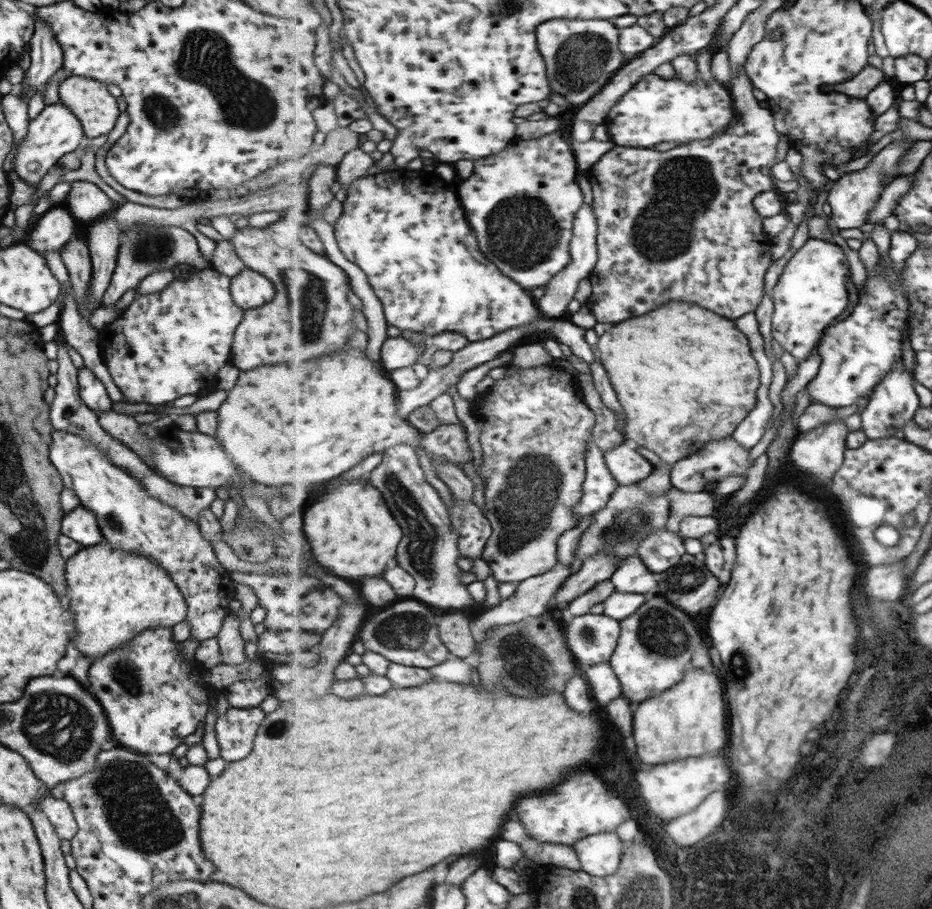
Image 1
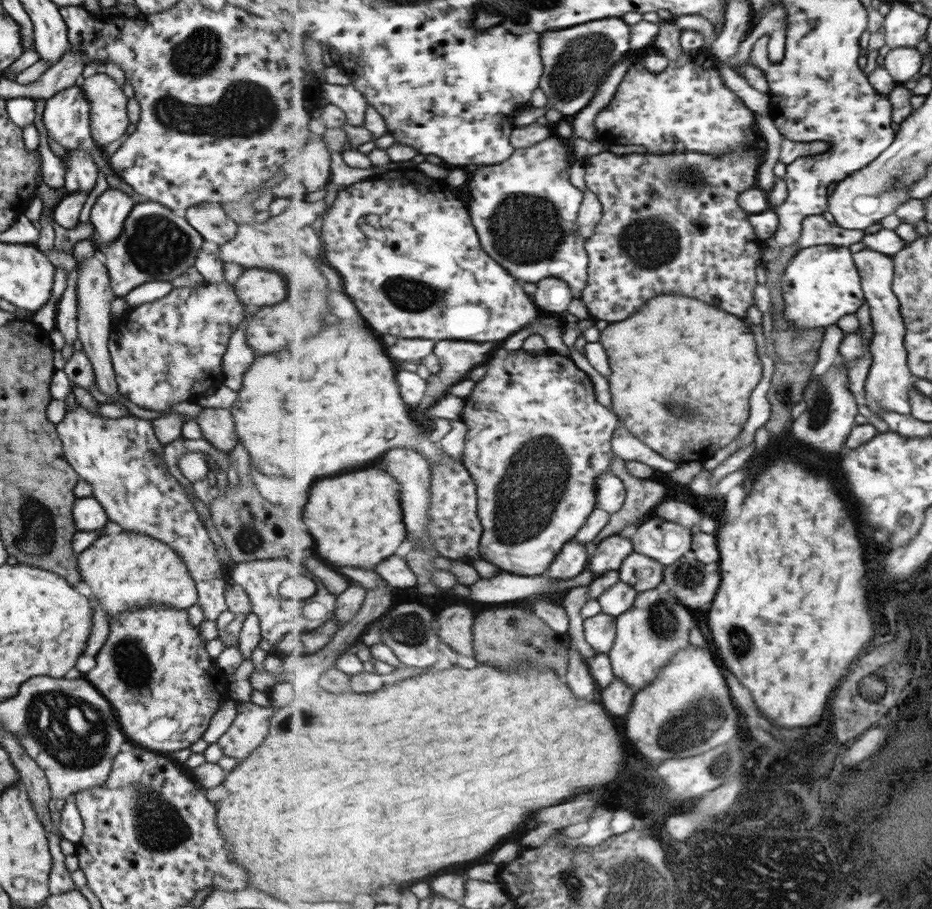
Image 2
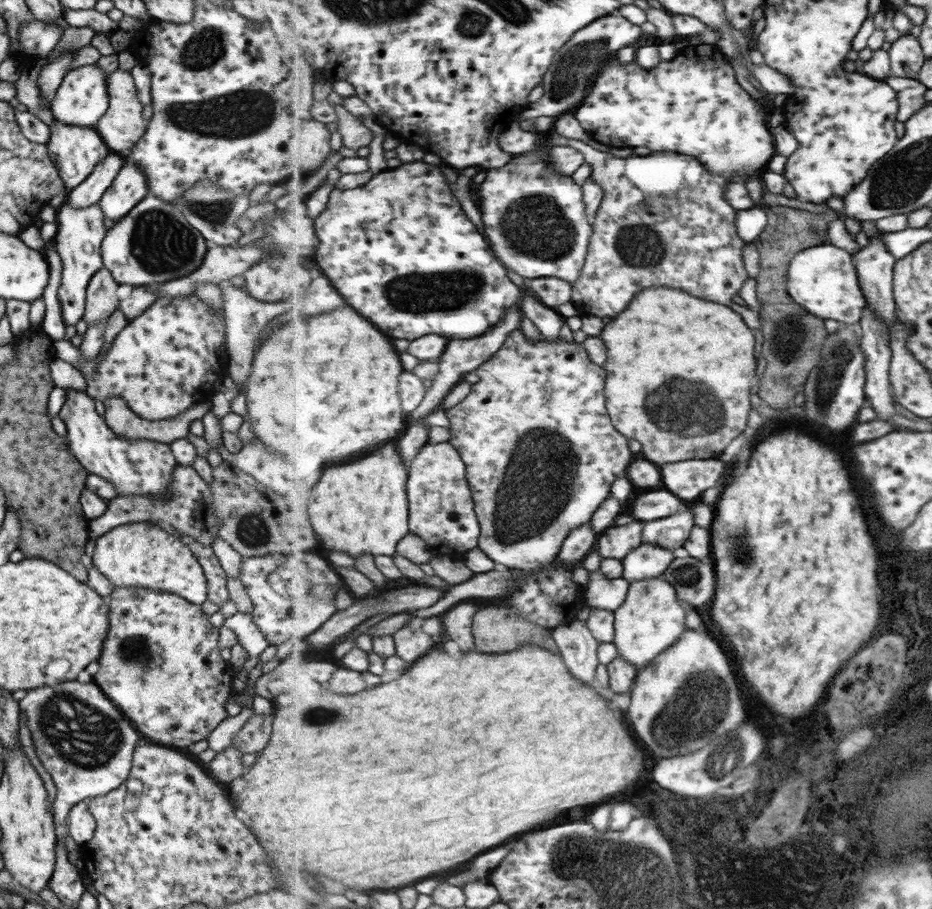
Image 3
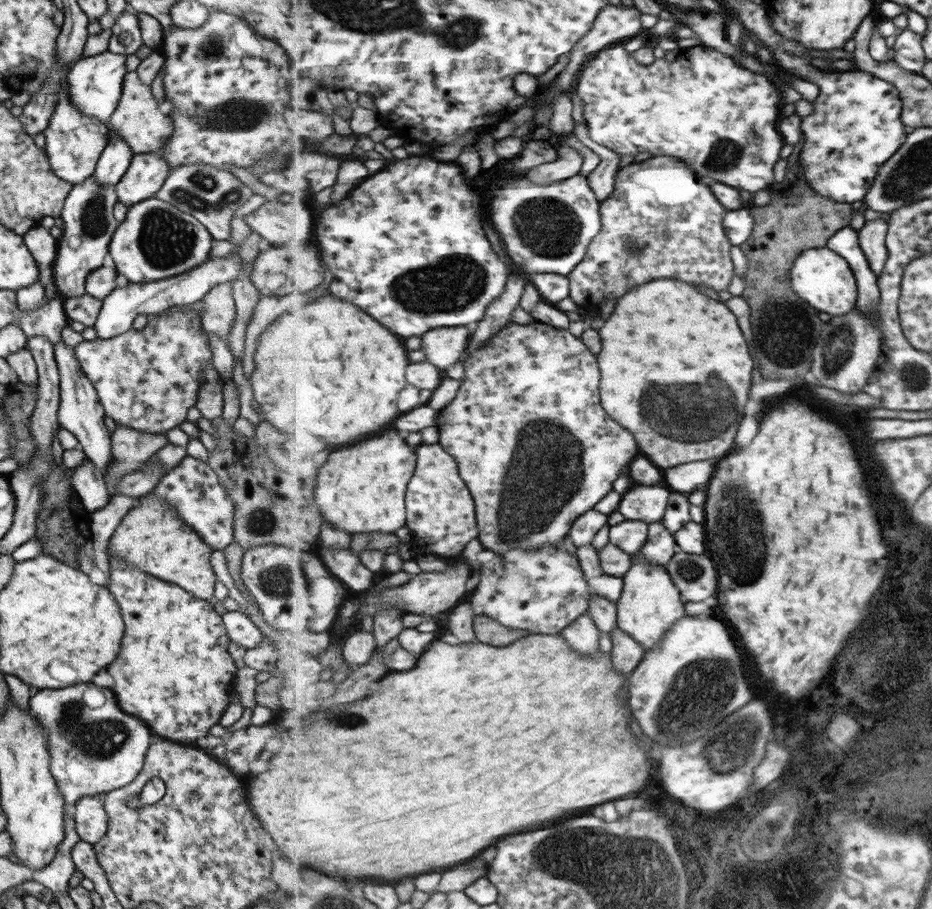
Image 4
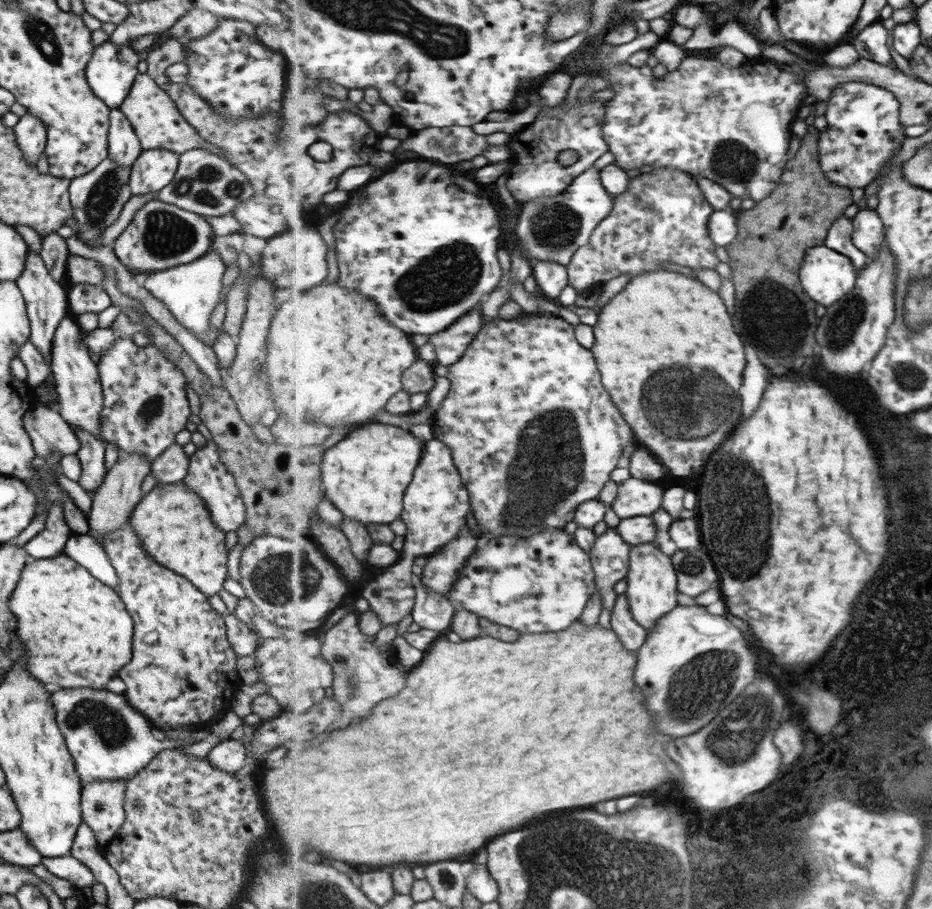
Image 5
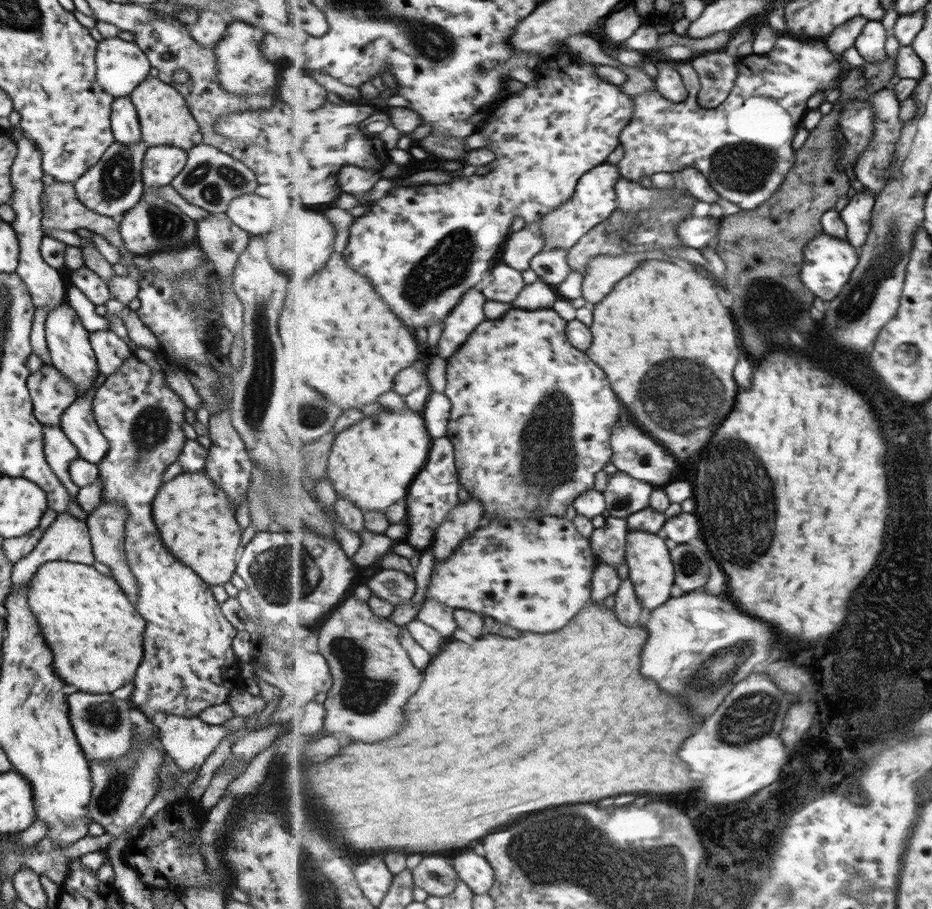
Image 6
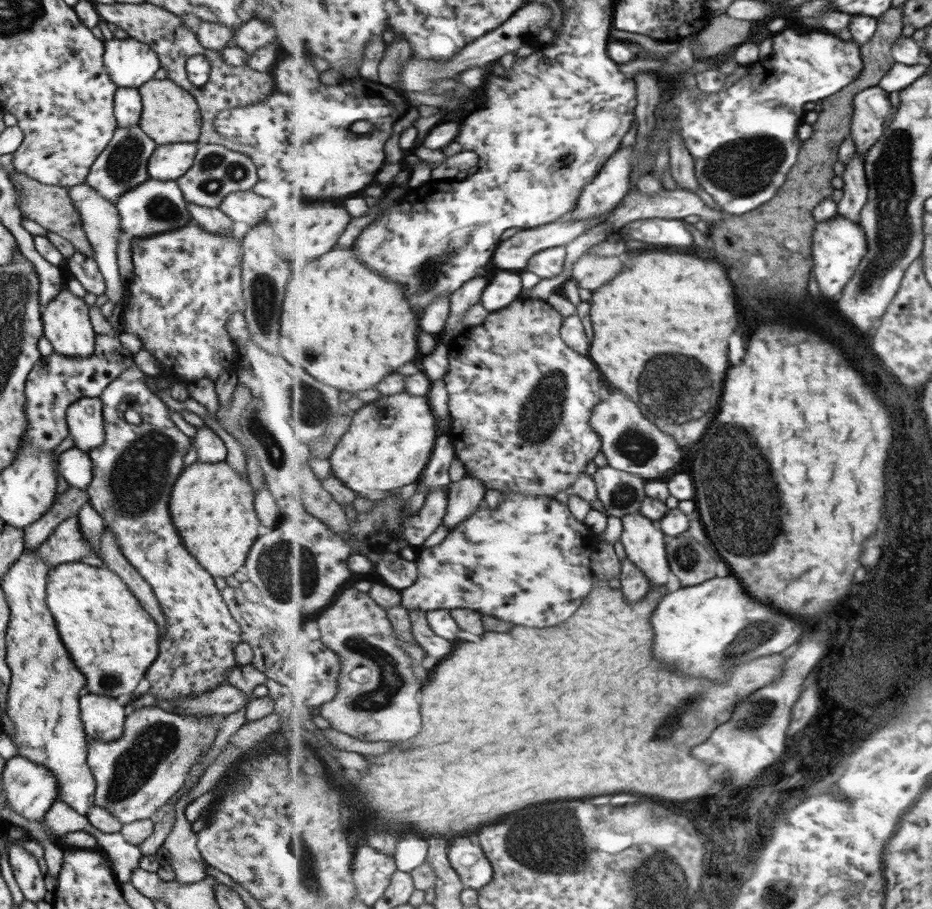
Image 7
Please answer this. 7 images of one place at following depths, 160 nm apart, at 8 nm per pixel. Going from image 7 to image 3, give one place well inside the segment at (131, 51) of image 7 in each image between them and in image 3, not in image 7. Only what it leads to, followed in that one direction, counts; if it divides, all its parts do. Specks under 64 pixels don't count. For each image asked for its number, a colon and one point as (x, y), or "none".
3: (81, 98)
4: (94, 86)
5: (110, 71)
6: (120, 65)

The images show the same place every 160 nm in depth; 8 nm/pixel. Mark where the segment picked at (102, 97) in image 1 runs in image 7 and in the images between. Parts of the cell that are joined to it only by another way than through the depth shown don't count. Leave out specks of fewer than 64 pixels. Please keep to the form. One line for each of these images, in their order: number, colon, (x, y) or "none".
2: (108, 119)
3: (121, 126)
4: (145, 126)
5: (156, 122)
6: (164, 119)
7: (169, 114)

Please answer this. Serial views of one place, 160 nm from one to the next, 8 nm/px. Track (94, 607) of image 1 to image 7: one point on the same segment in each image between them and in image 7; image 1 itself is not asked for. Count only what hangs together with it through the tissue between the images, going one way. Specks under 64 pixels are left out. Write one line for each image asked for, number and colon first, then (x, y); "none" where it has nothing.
2: (125, 571)
3: (140, 554)
4: (150, 536)
5: (170, 521)
6: (195, 521)
7: (211, 505)

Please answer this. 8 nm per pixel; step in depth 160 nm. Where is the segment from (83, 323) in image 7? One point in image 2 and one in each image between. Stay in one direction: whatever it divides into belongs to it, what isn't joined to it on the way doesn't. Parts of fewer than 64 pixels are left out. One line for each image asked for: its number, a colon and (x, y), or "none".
2: (117, 457)
3: (136, 467)
4: (79, 411)
5: (79, 396)
6: (67, 341)

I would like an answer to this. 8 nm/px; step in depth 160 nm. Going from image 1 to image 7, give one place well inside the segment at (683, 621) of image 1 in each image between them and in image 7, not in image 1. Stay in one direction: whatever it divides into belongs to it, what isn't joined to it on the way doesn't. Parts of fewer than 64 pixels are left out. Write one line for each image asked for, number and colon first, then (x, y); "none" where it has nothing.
2: (656, 627)
3: (651, 619)
4: (650, 604)
5: (652, 579)
6: (652, 570)
7: (644, 540)

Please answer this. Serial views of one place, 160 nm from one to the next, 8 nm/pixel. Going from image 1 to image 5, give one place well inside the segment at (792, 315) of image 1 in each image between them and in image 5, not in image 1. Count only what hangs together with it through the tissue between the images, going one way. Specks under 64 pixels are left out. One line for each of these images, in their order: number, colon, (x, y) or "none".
2: (822, 284)
3: (823, 279)
4: (822, 277)
5: (828, 276)

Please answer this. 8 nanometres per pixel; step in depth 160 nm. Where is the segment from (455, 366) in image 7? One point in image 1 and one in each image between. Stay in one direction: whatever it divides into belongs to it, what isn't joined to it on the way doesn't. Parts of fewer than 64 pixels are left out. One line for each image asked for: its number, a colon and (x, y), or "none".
1: (537, 428)
2: (539, 438)
3: (541, 451)
4: (537, 449)
5: (534, 432)
6: (532, 417)

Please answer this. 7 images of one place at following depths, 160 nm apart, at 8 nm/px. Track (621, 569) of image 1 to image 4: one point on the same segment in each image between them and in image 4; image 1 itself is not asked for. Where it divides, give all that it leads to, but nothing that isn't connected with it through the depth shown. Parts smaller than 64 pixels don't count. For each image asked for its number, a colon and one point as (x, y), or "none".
2: (642, 572)
3: (648, 561)
4: (660, 547)

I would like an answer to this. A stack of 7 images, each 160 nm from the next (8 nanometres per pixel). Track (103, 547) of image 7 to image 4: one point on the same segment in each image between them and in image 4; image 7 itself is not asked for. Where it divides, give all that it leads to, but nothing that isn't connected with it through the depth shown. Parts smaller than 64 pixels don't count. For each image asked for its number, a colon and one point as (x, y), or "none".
4: (129, 447)
5: (112, 501)
6: (105, 525)

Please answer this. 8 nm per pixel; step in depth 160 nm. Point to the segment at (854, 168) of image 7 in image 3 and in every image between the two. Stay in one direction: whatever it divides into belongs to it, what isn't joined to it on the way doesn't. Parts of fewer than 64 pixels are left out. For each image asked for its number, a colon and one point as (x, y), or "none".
3: (875, 265)
4: (872, 234)
5: (868, 236)
6: (857, 215)

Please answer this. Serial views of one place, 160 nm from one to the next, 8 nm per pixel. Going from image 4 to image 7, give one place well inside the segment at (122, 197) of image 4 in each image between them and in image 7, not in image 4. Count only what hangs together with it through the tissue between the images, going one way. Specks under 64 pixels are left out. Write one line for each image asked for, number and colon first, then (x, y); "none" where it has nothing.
5: (153, 169)
6: (160, 164)
7: (166, 162)

